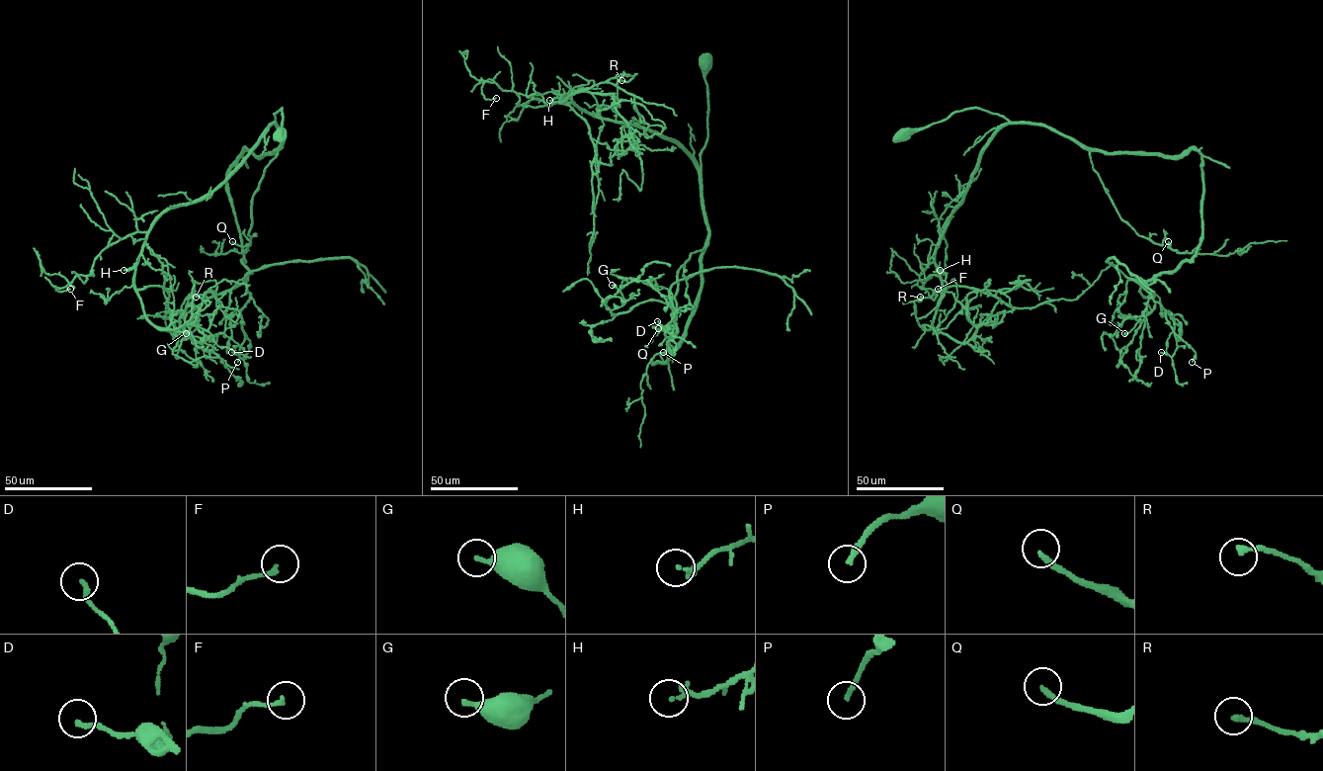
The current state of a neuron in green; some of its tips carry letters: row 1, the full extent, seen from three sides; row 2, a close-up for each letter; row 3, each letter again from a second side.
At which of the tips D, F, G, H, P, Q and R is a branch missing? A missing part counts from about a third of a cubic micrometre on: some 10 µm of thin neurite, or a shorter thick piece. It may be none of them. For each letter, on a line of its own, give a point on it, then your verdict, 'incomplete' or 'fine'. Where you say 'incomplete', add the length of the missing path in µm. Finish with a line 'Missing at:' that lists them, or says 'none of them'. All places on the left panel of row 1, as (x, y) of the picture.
D: at (231, 352); incomplete; about 7 µm are missing
F: at (70, 289); fine
G: at (186, 333); fine
H: at (124, 270); fine
P: at (237, 362); incomplete; about 5 µm are missing
Q: at (232, 241); fine
R: at (196, 297); fine
Missing at: D, P

